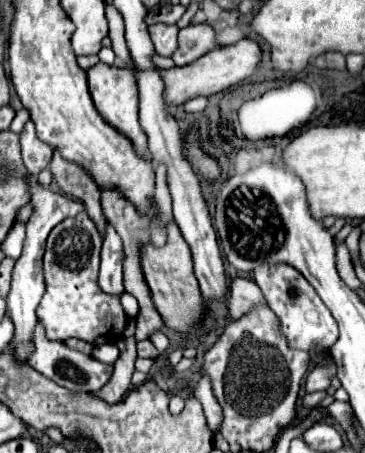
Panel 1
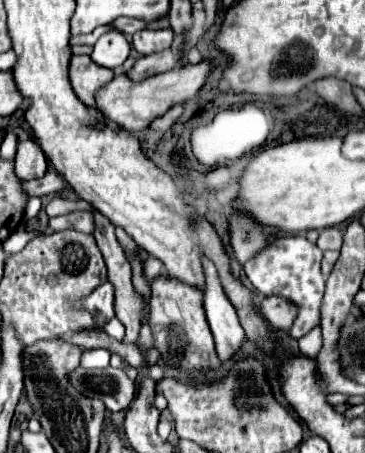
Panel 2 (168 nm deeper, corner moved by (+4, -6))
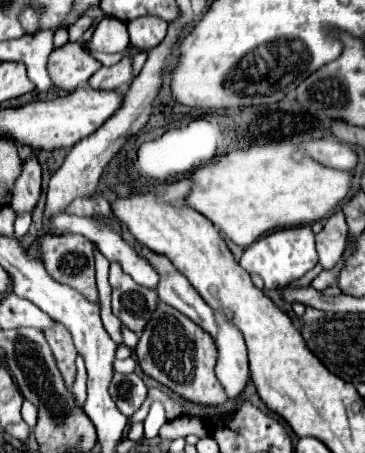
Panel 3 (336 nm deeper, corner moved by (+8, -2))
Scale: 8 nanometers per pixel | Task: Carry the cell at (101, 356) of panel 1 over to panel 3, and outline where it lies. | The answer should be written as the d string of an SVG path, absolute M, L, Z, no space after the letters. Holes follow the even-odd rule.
M78 355L78 359L76 359L76 381L72 385L72 393L76 395L76 401L82 405L84 395L86 395L86 365L84 365L82 355Z

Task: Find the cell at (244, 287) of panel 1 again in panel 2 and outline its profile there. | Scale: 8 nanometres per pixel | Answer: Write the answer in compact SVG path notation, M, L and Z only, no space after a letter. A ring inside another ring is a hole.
M266 297L262 301L262 313L272 327L286 331L292 325L292 319L296 317L296 307L292 307L292 303L288 303L288 299Z

